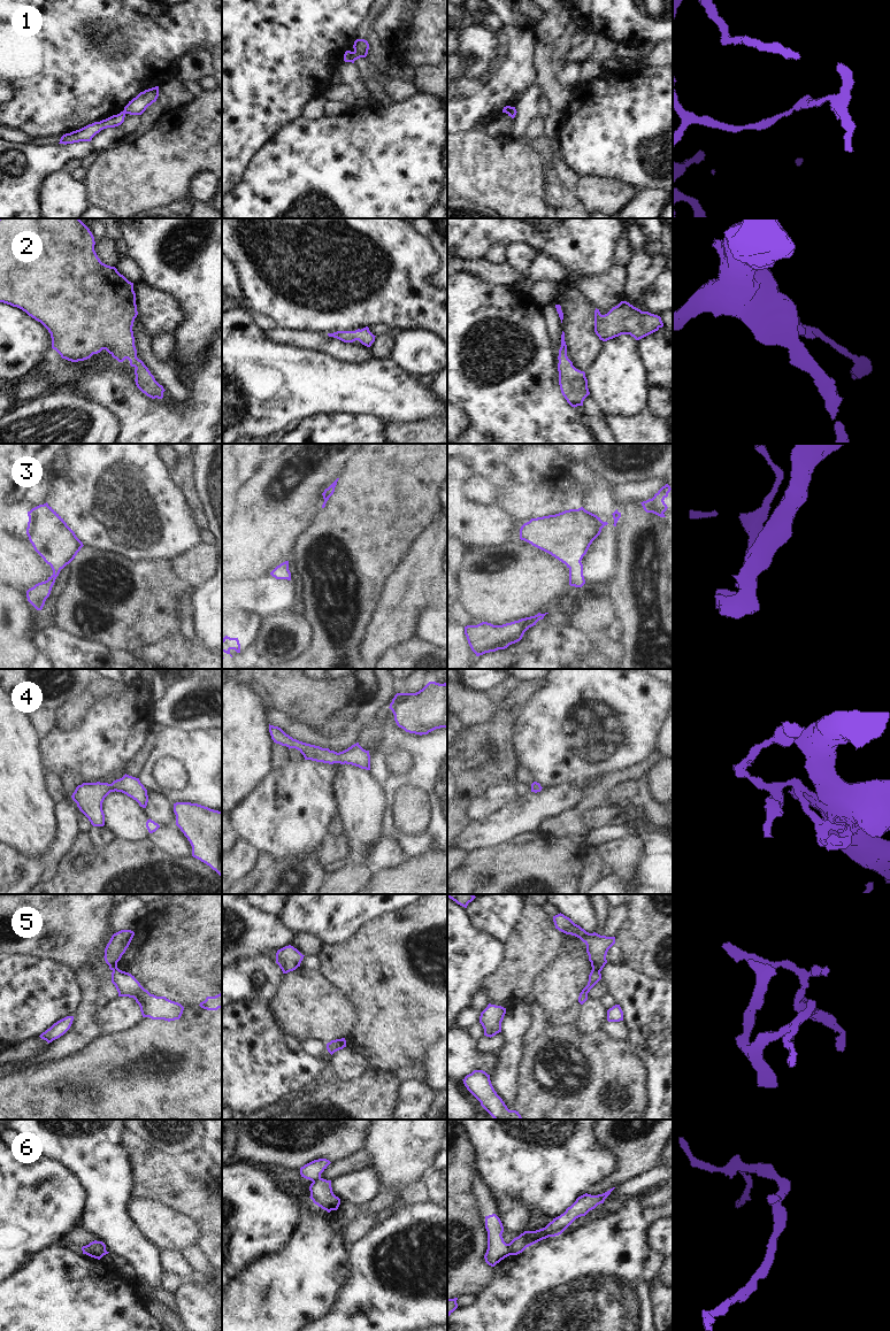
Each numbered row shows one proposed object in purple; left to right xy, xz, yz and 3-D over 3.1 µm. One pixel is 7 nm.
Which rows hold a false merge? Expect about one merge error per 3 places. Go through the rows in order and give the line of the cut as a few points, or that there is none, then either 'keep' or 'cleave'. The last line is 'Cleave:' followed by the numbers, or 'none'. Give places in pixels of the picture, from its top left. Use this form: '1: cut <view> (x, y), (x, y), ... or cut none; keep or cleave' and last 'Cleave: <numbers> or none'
1: cut xy (123, 110), (125, 113); cleave
2: cut none; keep
3: cut none; keep
4: cut none; keep
5: cut yz (592, 968), (599, 971); cleave
6: cut yz (507, 1244), (509, 1254); cleave
Cleave: 1, 5, 6

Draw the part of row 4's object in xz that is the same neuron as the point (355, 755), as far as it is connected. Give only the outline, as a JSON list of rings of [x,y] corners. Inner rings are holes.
[[[269,724],[269,732],[274,743],[290,748],[298,749],[305,757],[305,760],[312,760],[323,763],[340,763],[352,764],[361,769],[370,770],[370,755],[369,751],[363,749],[359,743],[352,745],[343,752],[330,751],[329,748],[322,748],[320,746],[306,744],[293,739],[286,734],[281,728]]]

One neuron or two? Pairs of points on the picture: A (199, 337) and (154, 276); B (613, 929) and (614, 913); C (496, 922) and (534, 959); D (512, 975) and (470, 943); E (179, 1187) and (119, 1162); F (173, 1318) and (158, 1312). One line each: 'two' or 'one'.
A: one
B: one
C: two
D: two
E: two
F: one

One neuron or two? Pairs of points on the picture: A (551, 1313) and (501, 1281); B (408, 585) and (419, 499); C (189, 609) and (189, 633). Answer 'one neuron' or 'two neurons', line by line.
A: one neuron
B: two neurons
C: one neuron

